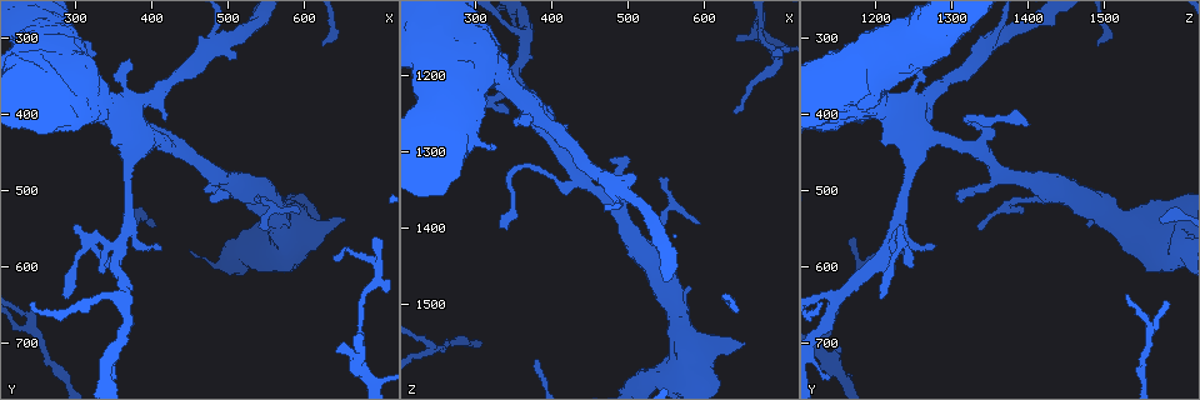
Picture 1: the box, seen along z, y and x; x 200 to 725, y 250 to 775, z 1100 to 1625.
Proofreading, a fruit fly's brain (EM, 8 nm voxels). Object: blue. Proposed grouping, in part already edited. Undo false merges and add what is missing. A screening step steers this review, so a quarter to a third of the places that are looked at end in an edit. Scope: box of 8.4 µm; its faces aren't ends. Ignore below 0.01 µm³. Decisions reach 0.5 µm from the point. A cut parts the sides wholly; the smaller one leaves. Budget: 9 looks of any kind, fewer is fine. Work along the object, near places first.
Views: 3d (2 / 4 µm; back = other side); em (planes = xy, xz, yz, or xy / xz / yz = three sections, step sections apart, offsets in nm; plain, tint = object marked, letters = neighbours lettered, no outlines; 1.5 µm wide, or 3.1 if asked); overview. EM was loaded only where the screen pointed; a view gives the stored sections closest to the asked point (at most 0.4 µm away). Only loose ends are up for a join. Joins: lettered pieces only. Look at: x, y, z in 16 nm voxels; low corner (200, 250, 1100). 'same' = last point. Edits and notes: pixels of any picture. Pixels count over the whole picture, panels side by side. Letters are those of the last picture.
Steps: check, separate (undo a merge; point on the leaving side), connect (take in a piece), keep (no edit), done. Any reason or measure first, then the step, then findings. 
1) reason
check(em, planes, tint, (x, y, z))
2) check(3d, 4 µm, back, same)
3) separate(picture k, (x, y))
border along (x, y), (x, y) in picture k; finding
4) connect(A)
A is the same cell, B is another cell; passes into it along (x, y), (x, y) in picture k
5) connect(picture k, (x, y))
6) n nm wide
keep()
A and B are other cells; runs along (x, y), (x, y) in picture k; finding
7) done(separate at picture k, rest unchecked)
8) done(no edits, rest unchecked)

free end
check(em, planes, letters, (365, 330, 1265))

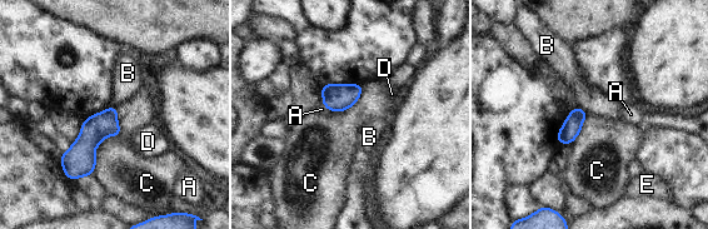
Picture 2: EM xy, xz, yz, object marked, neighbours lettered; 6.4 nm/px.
keep()
A, B, C, D and E are other cells; border along (322, 104), (334, 113) in picture 2; none of them fits

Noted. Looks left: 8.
sharp bend
check(3d, 4 µm, (355, 575, 1215))

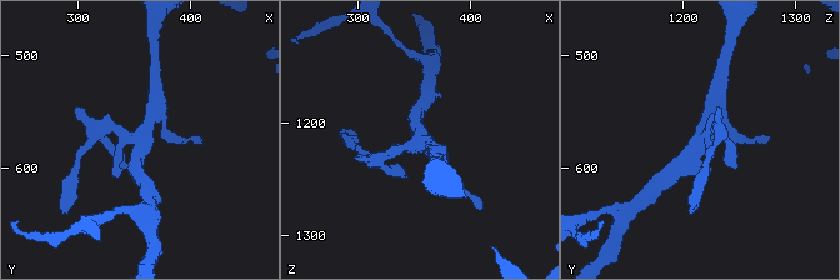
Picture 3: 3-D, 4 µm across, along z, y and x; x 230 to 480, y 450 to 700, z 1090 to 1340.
check(em, planes, tint, (358, 570, 1218))

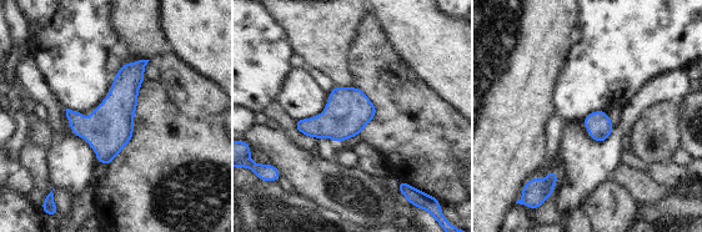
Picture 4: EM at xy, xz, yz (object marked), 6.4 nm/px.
see the neighbours
check(em, planes, letters, same)

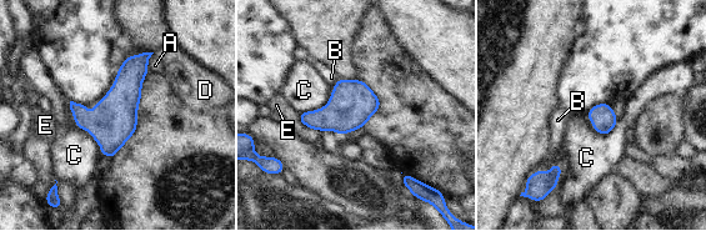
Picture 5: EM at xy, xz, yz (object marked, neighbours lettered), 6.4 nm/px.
keep()
A, B, C, D and E are other cells; border along (334, 86), (324, 106), (301, 114) in picture 5; all the same neuron

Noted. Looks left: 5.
free end
check(em, xy, step 4, letters, (350, 445, 1210))

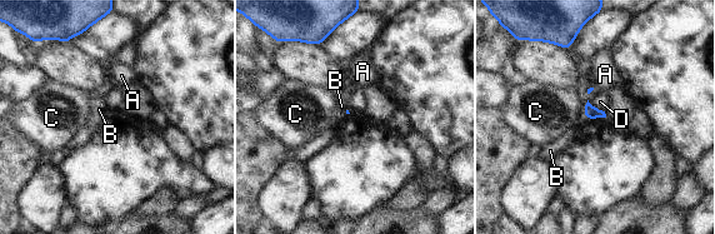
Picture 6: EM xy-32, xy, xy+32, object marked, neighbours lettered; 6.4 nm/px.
cut it another way
check(em, planes, letters, same)

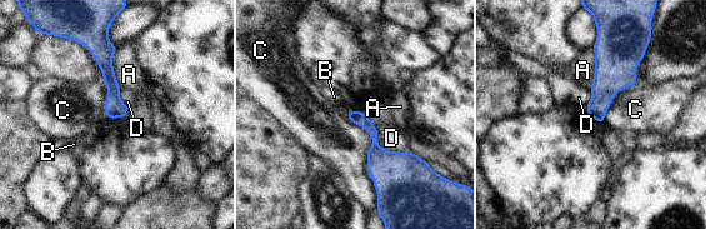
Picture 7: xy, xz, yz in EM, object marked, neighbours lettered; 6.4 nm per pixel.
C touches over 600 nm
keep()
A, B, C and D are other cells; runs along (101, 59), (113, 104), (123, 114) in picture 7; none of them fits

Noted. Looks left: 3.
branch stops here
check(em, planes, letters, (590, 530, 1390))

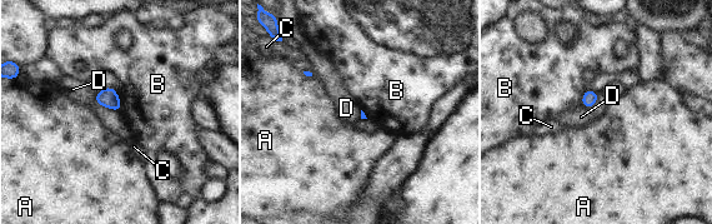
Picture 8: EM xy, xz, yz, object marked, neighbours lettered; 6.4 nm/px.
keep()
A, B, C and D are other cells; border along (95, 93), (98, 103), (119, 113) in picture 8; no lettered piece goes on from it

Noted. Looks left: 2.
done(no edits, rest unchecked)

